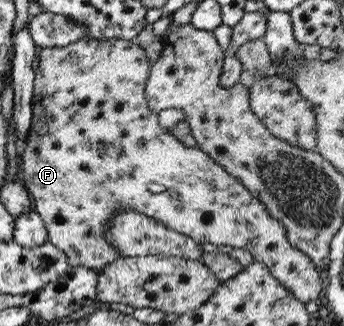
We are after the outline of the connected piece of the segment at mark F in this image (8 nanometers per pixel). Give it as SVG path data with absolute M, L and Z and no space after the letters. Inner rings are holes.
M83 37L63 47L41 48L38 55L36 55L36 59L37 70L34 72L32 98L30 101L31 120L24 146L19 148L18 158L21 163L19 167L23 169L23 187L28 191L32 201L32 210L38 213L43 220L46 229L46 241L58 247L67 256L70 266L87 266L99 273L106 263L119 258L118 251L104 238L104 229L106 228L106 223L119 210L131 210L148 218L156 219L167 229L185 234L199 245L211 243L211 245L216 245L219 249L222 249L224 246L244 249L247 253L250 253L253 260L257 260L264 266L267 266L267 271L301 303L317 301L321 297L319 293L321 293L321 289L324 287L324 277L311 265L310 259L304 252L299 251L286 240L284 227L268 214L266 207L256 197L253 197L243 187L241 182L237 182L235 178L232 178L223 167L218 166L204 151L197 147L183 145L172 133L158 125L156 114L147 107L146 99L144 98L144 87L150 63L146 59L146 53L137 43L132 40L117 38L89 39ZM167 189L175 189L177 191L180 197L179 202L175 202L169 197Z

